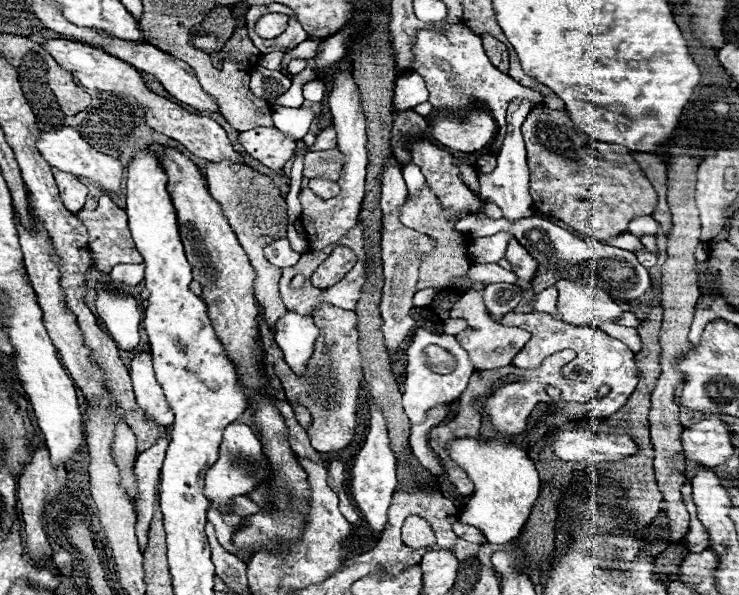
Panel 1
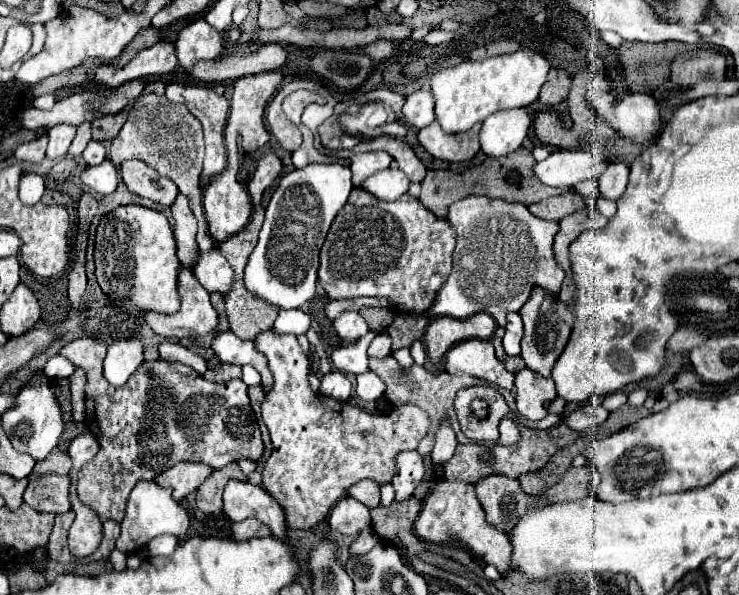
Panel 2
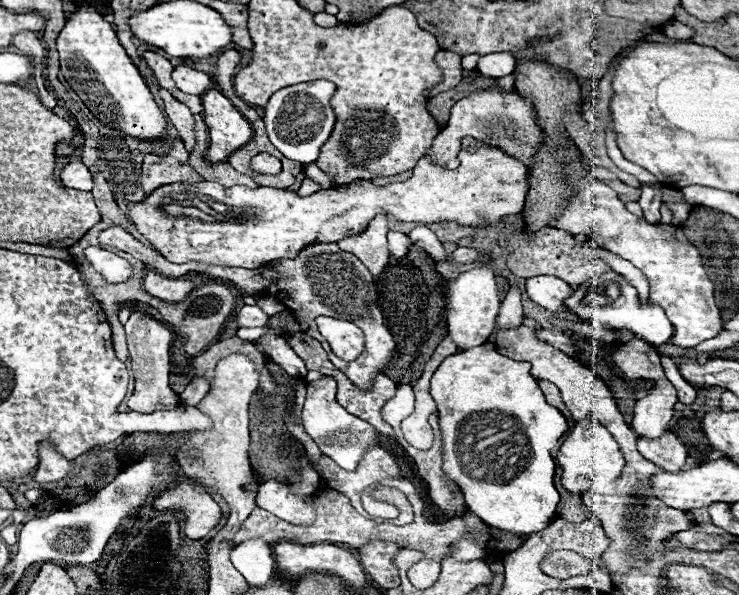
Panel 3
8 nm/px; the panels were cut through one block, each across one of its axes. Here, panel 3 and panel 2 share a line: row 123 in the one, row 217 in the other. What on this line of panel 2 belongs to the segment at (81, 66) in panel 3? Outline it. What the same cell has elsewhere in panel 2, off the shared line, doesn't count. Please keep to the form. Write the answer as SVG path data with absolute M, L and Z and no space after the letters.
M128 204L102 216L94 242L94 274L102 292L128 310L154 310L172 314L178 310L178 268L174 232L162 212Z

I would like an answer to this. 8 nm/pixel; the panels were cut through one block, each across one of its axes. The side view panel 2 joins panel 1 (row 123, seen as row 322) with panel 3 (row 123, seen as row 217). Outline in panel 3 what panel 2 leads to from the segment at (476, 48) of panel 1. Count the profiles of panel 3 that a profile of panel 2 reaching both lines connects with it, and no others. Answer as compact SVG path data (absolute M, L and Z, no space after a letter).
M498 88L486 90L486 92L476 92L476 94L470 94L468 98L458 100L450 110L450 120L448 120L446 128L442 128L438 132L438 136L434 138L432 148L428 150L428 156L432 156L434 162L444 164L450 170L454 170L458 166L456 156L460 150L460 138L464 138L464 136L474 136L480 142L486 142L494 148L502 148L510 156L524 162L528 166L528 170L532 170L534 152L538 150L538 144L542 142L540 128L534 120L532 104L528 100L520 98L516 92L506 94Z

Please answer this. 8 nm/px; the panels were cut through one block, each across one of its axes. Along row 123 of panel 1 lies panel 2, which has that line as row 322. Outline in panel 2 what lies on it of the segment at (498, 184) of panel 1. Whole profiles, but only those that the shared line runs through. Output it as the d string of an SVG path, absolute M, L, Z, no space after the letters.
M510 314L508 324L506 324L506 334L504 334L504 350L508 356L520 354L522 336L524 336L524 324L522 324L520 314Z

